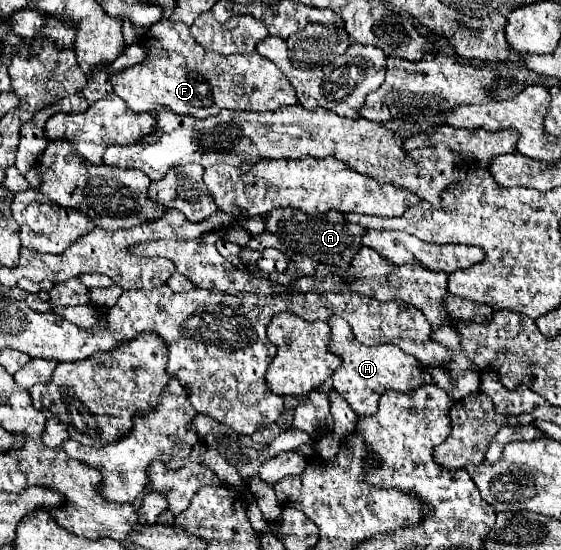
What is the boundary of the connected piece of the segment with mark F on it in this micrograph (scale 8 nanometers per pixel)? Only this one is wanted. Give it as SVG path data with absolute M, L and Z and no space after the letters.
M171 19L159 21L159 23L151 25L151 37L145 35L141 39L141 45L147 49L145 61L133 65L133 67L123 67L109 77L109 83L113 85L115 95L119 95L131 111L153 113L157 107L169 107L173 113L205 119L205 117L217 115L221 109L259 111L261 113L261 111L273 111L273 109L287 107L287 105L297 105L297 97L295 97L291 83L269 59L261 57L257 51L247 53L247 55L235 53L235 55L219 57L217 53L203 49L199 43L195 43L187 23L177 23Z

